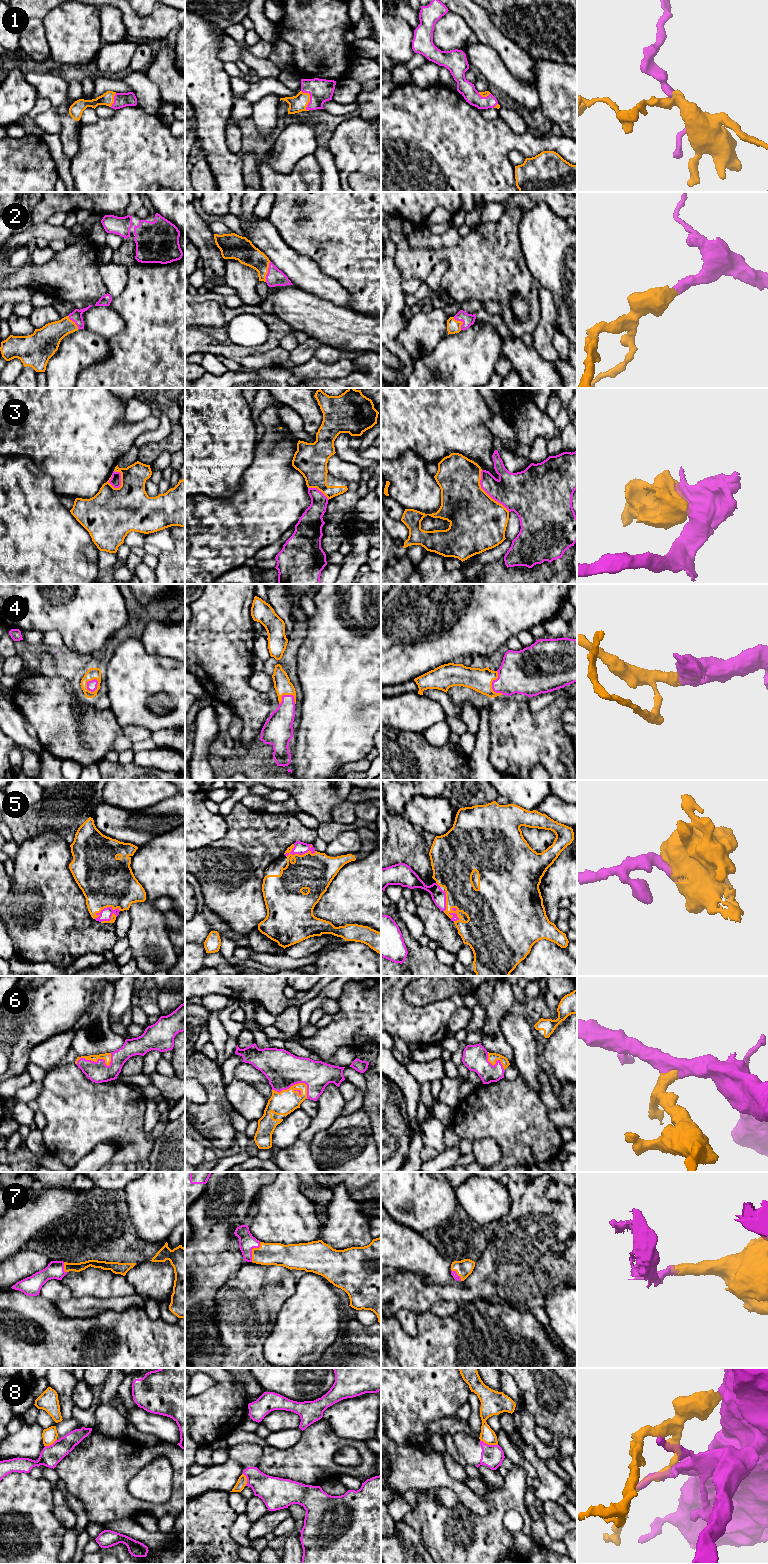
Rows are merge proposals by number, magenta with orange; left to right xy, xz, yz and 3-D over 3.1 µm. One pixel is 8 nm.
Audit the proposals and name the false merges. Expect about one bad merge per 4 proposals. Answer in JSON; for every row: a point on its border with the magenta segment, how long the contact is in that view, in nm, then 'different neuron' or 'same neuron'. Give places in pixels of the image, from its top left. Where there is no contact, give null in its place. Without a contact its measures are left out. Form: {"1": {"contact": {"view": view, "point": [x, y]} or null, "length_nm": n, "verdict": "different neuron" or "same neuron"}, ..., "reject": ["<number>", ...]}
{"1": {"contact": {"view": "xz", "point": [310, 98]}, "length_nm": 180, "verdict": "same neuron"}, "2": {"contact": {"view": "xz", "point": [268, 271]}, "length_nm": 170, "verdict": "same neuron"}, "3": {"contact": {"view": "yz", "point": [487, 493]}, "length_nm": 400, "verdict": "different neuron"}, "4": {"contact": {"view": "xy", "point": [96, 686]}, "length_nm": 120, "verdict": "same neuron"}, "5": {"contact": {"view": "xz", "point": [299, 854]}, "length_nm": 260, "verdict": "same neuron"}, "6": {"contact": {"view": "xy", "point": [98, 1059]}, "length_nm": 300, "verdict": "same neuron"}, "7": {"contact": {"view": "xz", "point": [251, 1250]}, "length_nm": 180, "verdict": "same neuron"}, "8": {"contact": {"view": "yz", "point": [489, 1445]}, "length_nm": 150, "verdict": "different neuron"}, "reject": ["3", "8"]}

